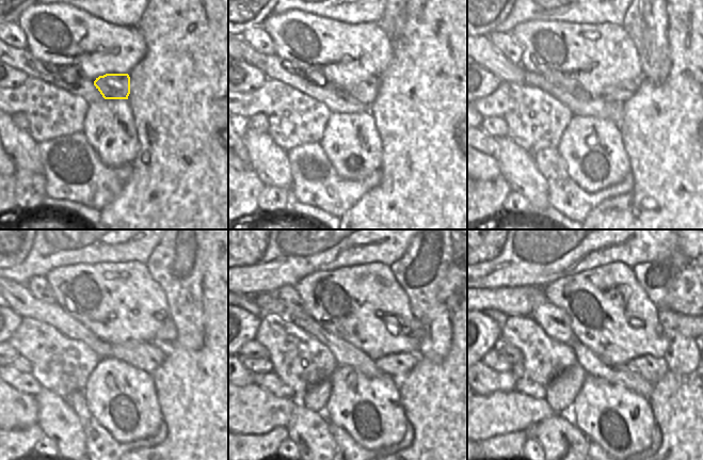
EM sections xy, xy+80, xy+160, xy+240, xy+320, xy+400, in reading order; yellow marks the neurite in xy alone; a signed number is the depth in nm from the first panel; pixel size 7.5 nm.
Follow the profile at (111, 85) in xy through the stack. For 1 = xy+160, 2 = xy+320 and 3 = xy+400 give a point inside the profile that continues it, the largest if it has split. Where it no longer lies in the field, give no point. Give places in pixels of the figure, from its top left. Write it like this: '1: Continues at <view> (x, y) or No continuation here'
1: Continues at xy+160 (621, 92)
2: Continues at xy+320 (416, 330)
3: Continues at xy+400 (671, 322).

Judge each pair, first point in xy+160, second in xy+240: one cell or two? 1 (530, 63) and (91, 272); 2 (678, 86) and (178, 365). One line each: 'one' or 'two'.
1: one
2: one

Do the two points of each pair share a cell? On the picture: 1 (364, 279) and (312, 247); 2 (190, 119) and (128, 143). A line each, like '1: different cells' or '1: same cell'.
1: different cells
2: different cells

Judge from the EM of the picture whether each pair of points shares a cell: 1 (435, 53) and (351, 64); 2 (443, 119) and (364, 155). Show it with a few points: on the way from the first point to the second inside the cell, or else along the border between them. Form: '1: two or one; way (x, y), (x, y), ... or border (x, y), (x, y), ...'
1: two; border (393, 42), (393, 57), (388, 65), (379, 75)
2: two; border (374, 123), (381, 141), (380, 169)

